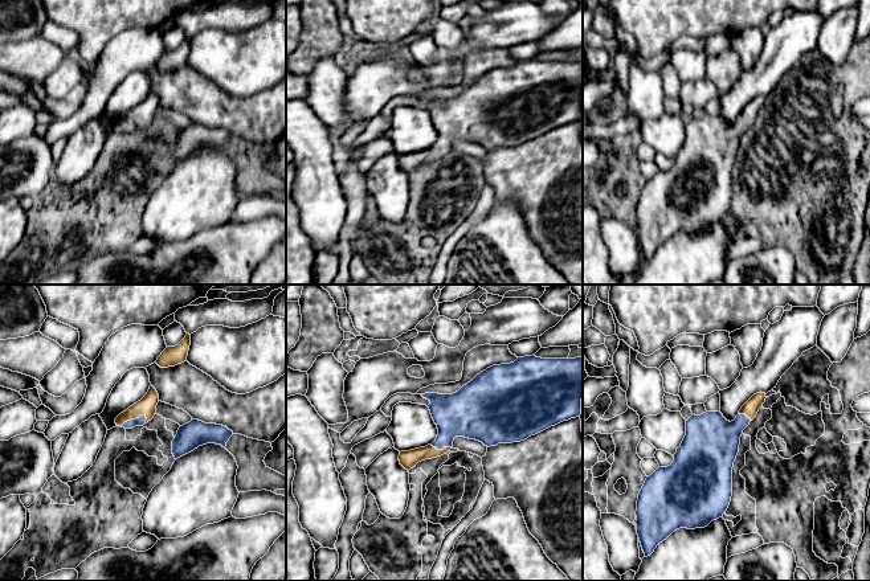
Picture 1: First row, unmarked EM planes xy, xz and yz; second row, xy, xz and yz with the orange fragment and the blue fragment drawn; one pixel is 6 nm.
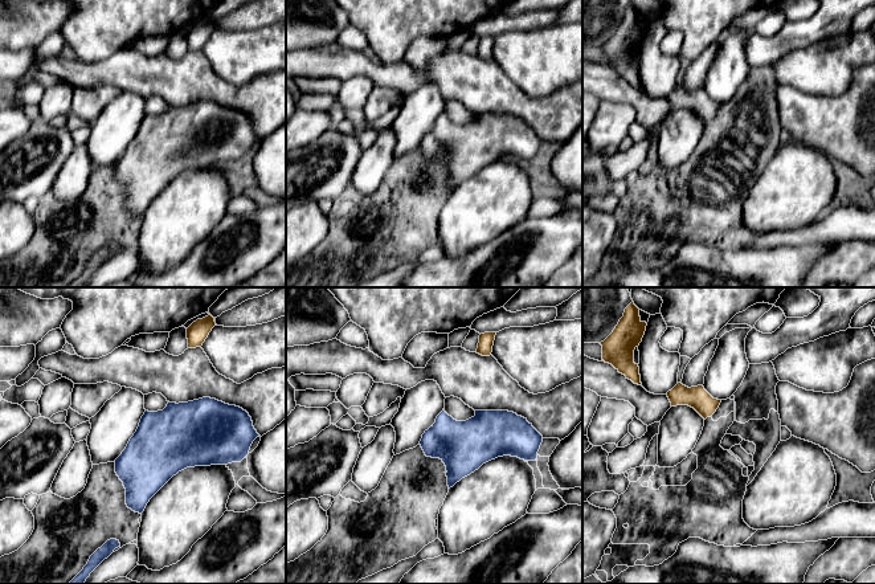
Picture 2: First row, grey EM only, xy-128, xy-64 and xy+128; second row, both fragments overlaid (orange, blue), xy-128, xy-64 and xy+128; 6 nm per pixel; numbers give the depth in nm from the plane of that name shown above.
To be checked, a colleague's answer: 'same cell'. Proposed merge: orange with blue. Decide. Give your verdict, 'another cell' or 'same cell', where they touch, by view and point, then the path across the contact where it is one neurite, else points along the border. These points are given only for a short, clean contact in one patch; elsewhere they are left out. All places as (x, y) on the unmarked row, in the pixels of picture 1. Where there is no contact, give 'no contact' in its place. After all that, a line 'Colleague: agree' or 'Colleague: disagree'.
same cell; meets orange in xy at (134, 122); runs through xy (146, 110), (134, 122), (141, 125)
Colleague: agree

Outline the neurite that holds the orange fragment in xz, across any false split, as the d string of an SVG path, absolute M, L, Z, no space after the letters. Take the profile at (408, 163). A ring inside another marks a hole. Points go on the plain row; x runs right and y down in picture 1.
M535 58L518 61L514 66L487 71L453 98L421 99L430 105L428 111L438 139L432 148L400 156L400 168L408 175L421 164L450 155L456 140L475 143L490 151L524 144L563 124L580 120L583 61L542 62Z

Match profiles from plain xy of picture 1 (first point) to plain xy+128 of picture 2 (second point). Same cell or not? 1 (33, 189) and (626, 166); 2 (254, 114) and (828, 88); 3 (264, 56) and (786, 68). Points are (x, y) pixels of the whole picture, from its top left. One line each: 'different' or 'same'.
1: different
2: different
3: same

